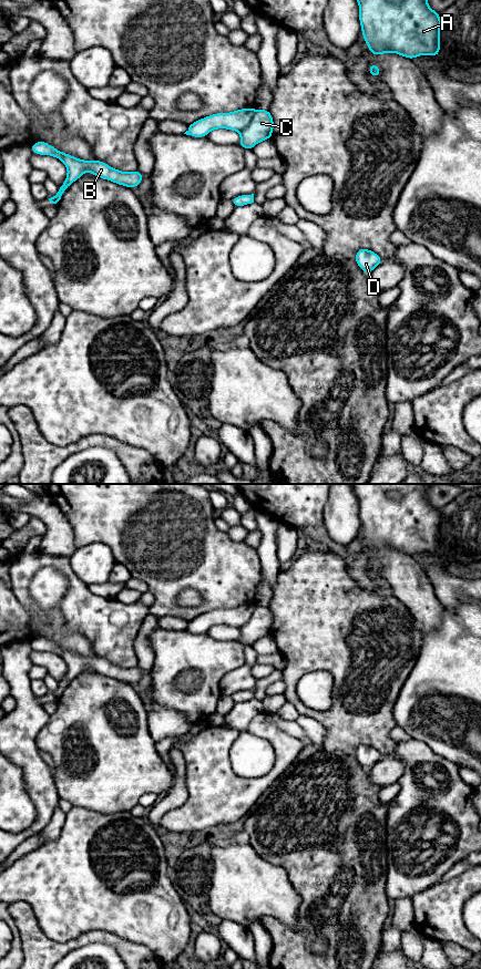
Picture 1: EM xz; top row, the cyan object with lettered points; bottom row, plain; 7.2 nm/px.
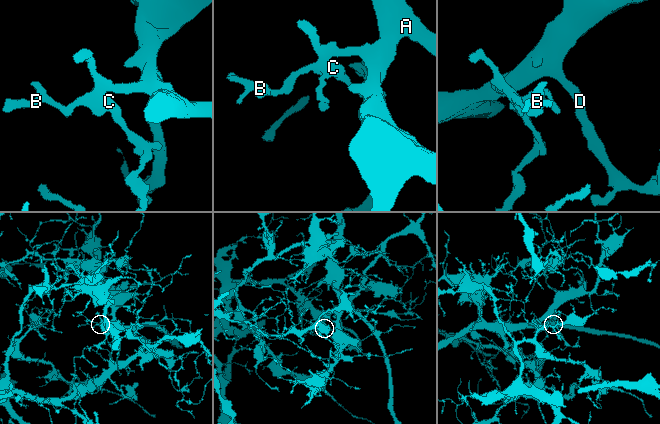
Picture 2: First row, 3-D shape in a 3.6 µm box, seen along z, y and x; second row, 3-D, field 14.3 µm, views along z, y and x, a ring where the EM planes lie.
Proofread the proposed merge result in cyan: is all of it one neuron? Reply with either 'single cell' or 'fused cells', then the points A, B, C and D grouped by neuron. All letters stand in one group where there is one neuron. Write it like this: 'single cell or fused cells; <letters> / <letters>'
fused cells; A B D / C

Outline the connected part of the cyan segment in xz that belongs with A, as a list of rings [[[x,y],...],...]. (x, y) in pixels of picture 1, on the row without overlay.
[[[351,484],[359,501],[359,517],[364,536],[373,551],[397,549],[413,556],[419,551],[437,553],[440,549],[440,509],[429,504],[428,484]]]

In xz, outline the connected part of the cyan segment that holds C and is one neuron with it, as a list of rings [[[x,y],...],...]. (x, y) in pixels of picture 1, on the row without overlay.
[[[254,606],[253,614],[240,628],[240,638],[238,642],[245,646],[252,646],[262,637],[270,636],[274,626],[274,616],[268,606]]]

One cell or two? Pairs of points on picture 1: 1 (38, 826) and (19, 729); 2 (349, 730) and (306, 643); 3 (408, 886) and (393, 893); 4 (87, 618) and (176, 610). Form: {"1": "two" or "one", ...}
{"1": "one", "2": "one", "3": "one", "4": "two"}

